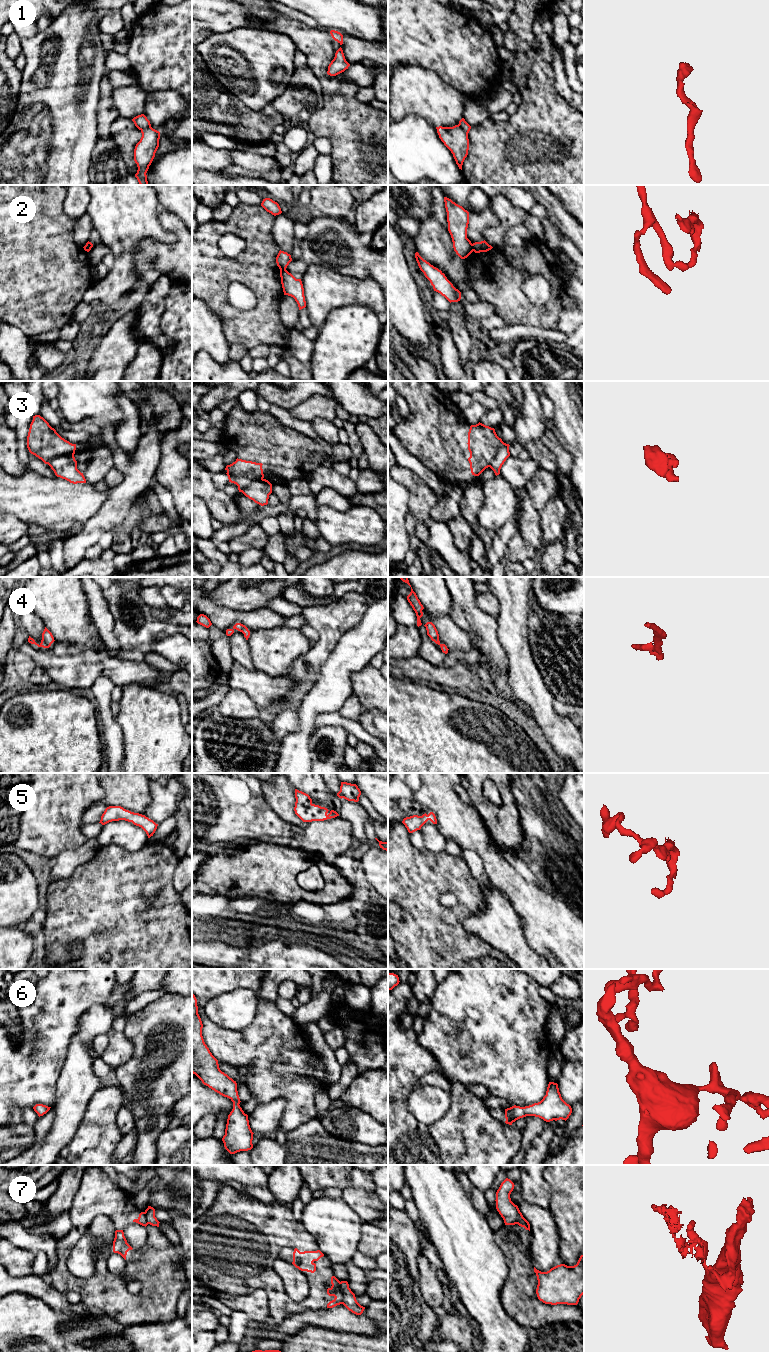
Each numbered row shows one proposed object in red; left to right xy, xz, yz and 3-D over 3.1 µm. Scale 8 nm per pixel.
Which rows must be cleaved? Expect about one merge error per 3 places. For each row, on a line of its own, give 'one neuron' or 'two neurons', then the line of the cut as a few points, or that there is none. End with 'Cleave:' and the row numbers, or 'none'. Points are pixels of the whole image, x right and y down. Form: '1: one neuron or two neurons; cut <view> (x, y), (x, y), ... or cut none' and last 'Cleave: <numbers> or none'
1: one neuron; cut none
2: two neurons; cut yz (471, 244), (473, 250)
3: two neurons; cut xy (73, 454), (56, 456), (48, 464)
4: one neuron; cut none
5: one neuron; cut none
6: one neuron; cut none
7: two neurons; cut xz (339, 1282), (343, 1303)
Cleave: 2, 3, 7

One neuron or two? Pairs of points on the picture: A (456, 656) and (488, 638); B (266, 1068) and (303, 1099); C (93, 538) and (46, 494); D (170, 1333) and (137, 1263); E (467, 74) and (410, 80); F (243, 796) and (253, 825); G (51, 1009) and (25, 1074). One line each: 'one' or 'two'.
A: two
B: one
C: two
D: two
E: two
F: one
G: one

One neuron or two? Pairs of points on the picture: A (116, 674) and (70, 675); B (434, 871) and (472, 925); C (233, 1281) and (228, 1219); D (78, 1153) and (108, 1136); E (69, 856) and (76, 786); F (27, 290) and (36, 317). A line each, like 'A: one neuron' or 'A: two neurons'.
A: one neuron
B: two neurons
C: one neuron
D: one neuron
E: two neurons
F: one neuron

